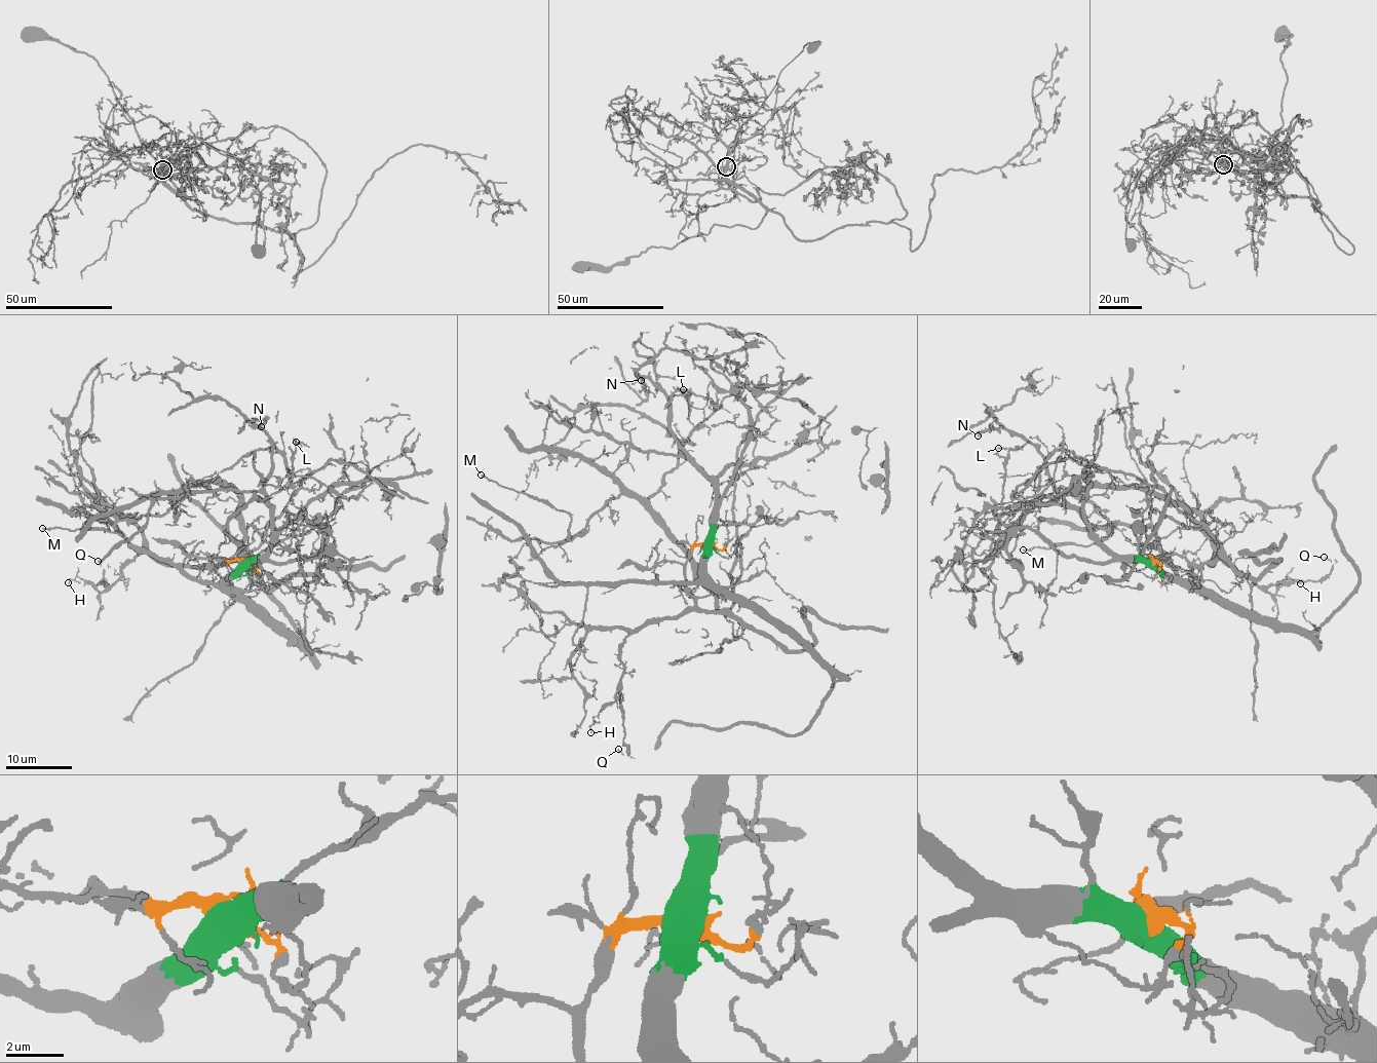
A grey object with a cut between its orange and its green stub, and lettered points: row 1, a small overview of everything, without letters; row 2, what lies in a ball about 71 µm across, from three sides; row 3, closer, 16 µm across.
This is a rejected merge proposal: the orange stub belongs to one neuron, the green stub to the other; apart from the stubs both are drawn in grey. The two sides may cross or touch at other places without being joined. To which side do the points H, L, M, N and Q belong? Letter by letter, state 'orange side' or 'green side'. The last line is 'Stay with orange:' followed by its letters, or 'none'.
H: orange side
L: green side
M: orange side
N: green side
Q: orange side
Stay with orange: H, M, Q

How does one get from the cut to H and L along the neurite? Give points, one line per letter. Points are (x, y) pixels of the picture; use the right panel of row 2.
H: (1151, 562), (1182, 555), (1194, 565), (1213, 563), (1208, 563), (1218, 555), (1272, 594), (1288, 577), (1300, 583)
L: (1151, 562), (1141, 555), (1109, 553), (1085, 519), (1061, 504), (1003, 506), (1008, 451), (998, 447)

